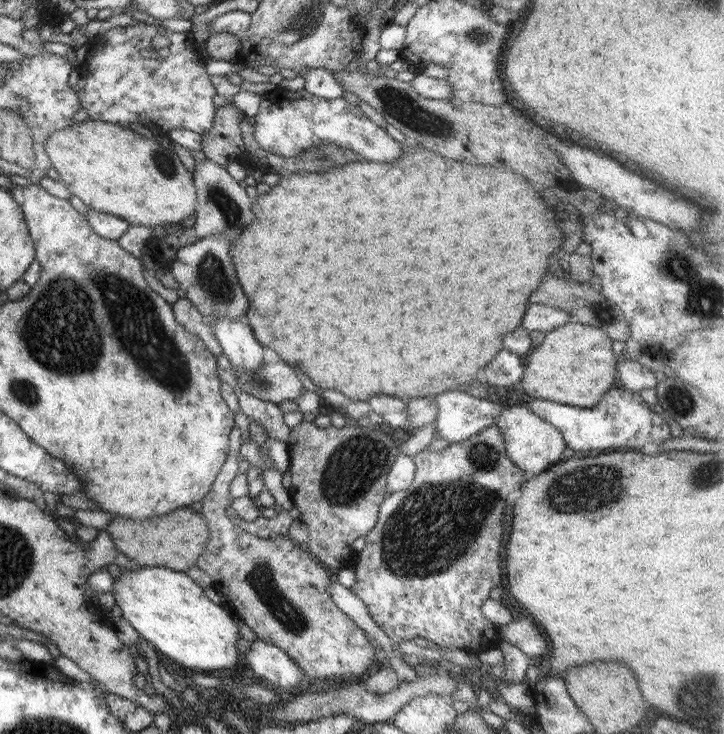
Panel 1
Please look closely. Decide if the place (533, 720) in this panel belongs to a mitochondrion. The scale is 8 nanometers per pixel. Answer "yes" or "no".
no

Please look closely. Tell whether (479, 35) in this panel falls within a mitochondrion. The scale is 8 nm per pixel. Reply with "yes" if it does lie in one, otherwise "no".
yes

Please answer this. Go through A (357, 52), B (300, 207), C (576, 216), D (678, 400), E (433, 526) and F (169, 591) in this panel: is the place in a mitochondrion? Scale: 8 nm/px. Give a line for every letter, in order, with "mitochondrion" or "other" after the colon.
A: other
B: other
C: other
D: mitochondrion
E: mitochondrion
F: other

